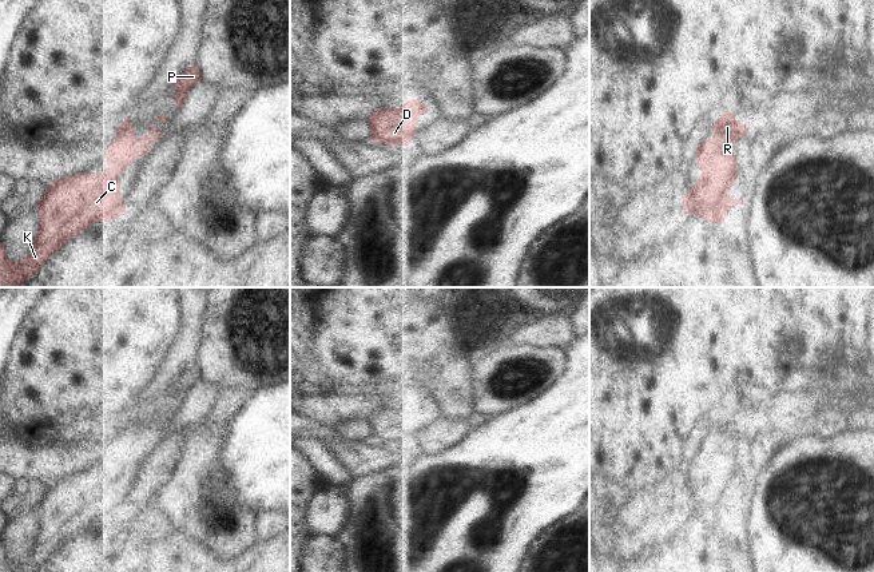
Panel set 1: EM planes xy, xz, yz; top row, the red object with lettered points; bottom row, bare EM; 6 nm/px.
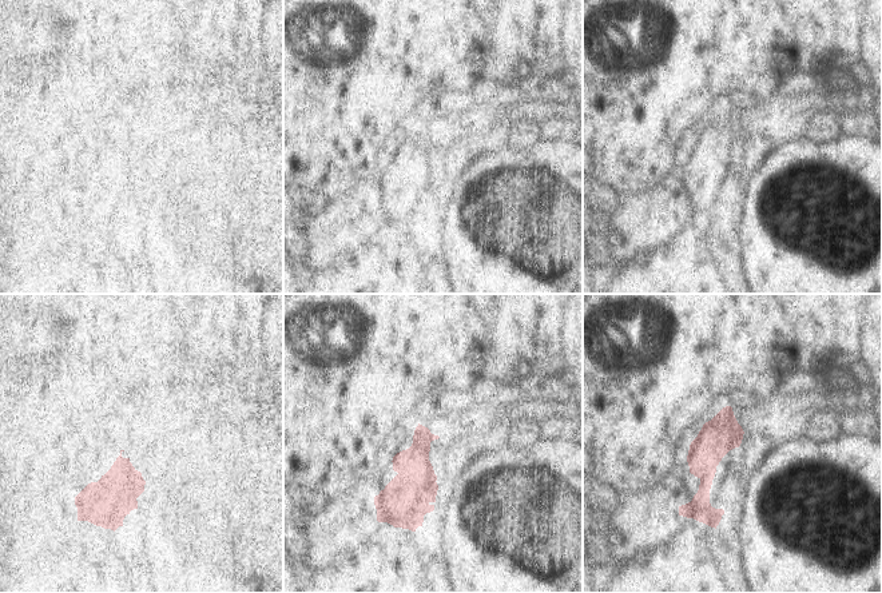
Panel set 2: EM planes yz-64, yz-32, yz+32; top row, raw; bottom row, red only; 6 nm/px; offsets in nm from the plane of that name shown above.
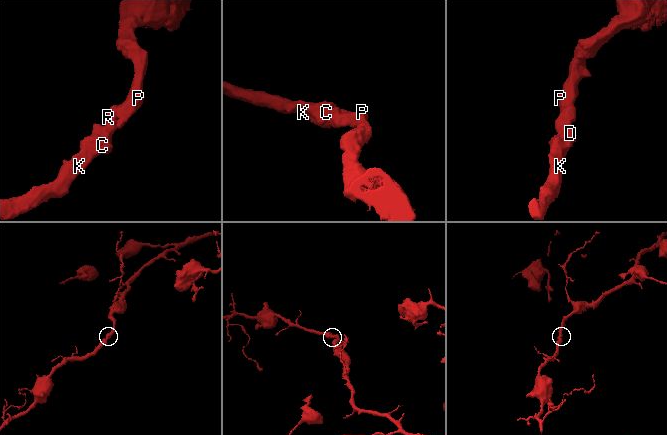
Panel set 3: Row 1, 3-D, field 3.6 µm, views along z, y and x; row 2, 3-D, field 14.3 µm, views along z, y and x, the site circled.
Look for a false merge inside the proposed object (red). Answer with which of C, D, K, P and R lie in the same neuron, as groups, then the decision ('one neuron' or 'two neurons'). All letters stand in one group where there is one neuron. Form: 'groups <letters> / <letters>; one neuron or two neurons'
groups C D K P R; one neuron

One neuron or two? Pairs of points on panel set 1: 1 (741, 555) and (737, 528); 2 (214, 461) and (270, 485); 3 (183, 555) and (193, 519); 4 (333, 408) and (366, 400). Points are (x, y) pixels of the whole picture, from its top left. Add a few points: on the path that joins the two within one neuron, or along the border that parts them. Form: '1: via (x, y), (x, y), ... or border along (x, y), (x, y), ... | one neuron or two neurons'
1: via (739, 548), (738, 535) | one neuron
2: border along (229, 435), (225, 449), (225, 467), (239, 493) | two neurons
3: border along (181, 529), (217, 552) | two neurons
4: via (341, 406), (358, 405) | one neuron

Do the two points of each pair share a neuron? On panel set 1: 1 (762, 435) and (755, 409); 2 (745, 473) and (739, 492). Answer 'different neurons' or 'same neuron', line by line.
1: different neurons
2: same neuron

